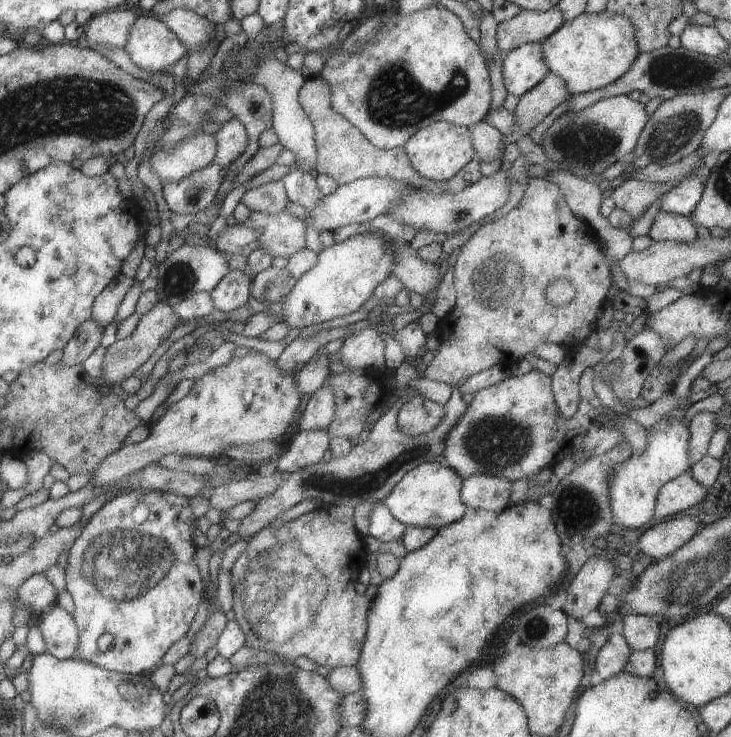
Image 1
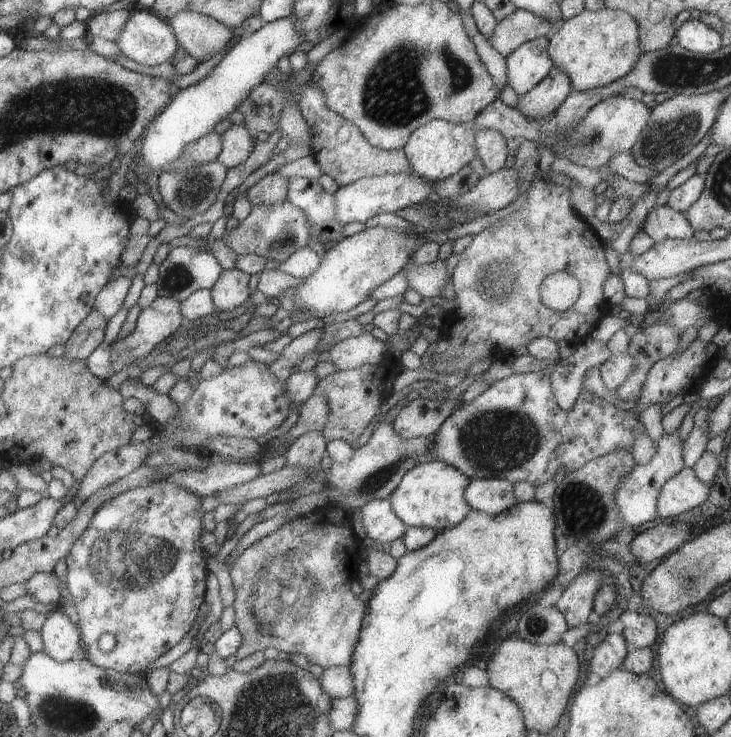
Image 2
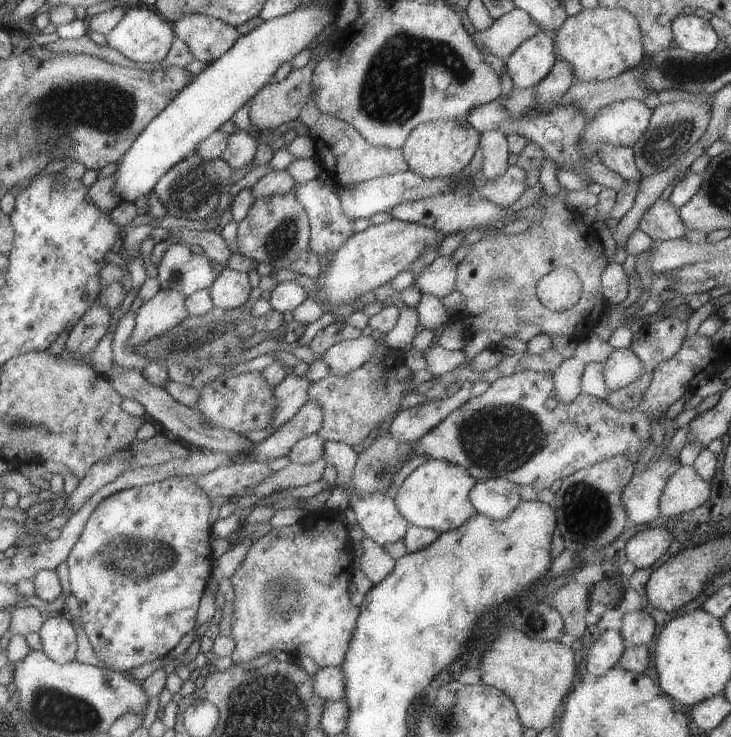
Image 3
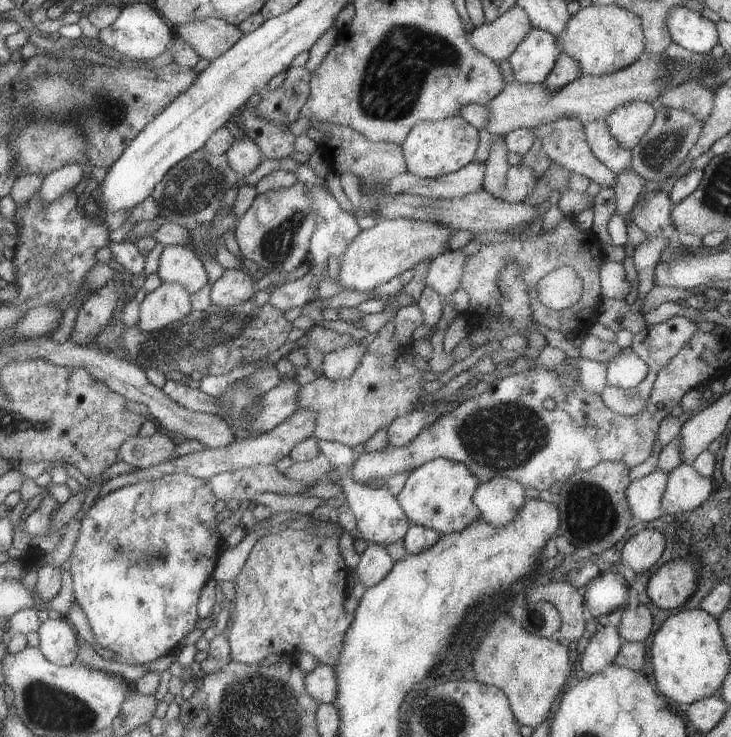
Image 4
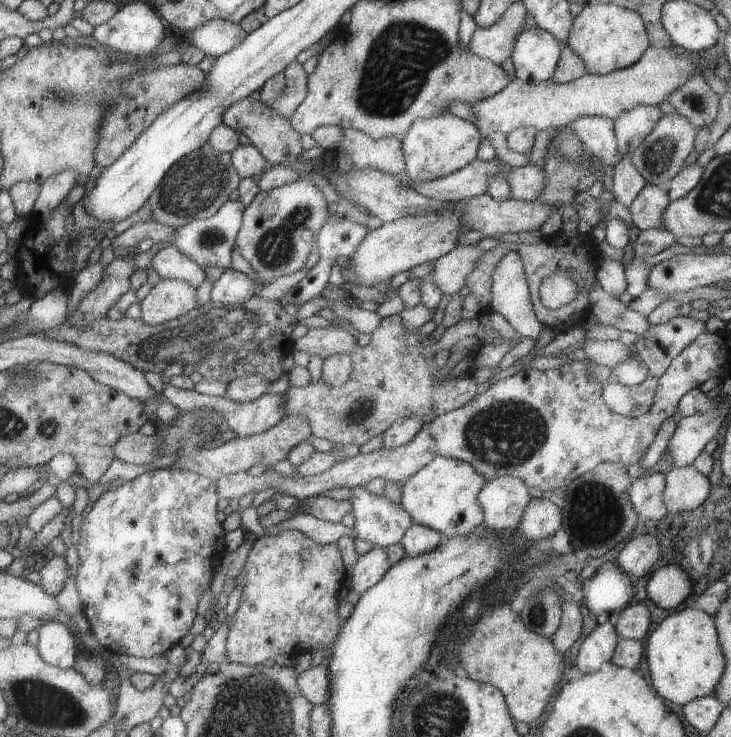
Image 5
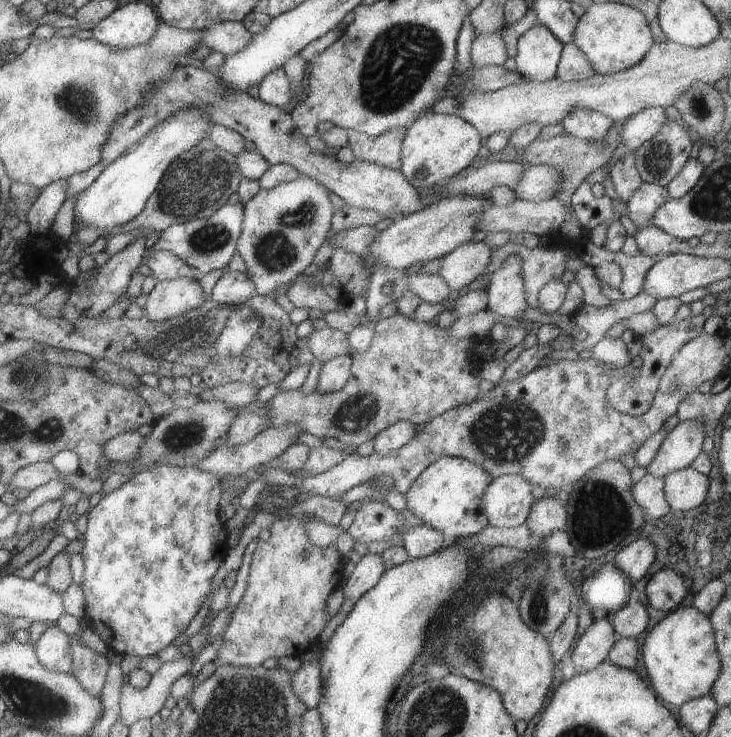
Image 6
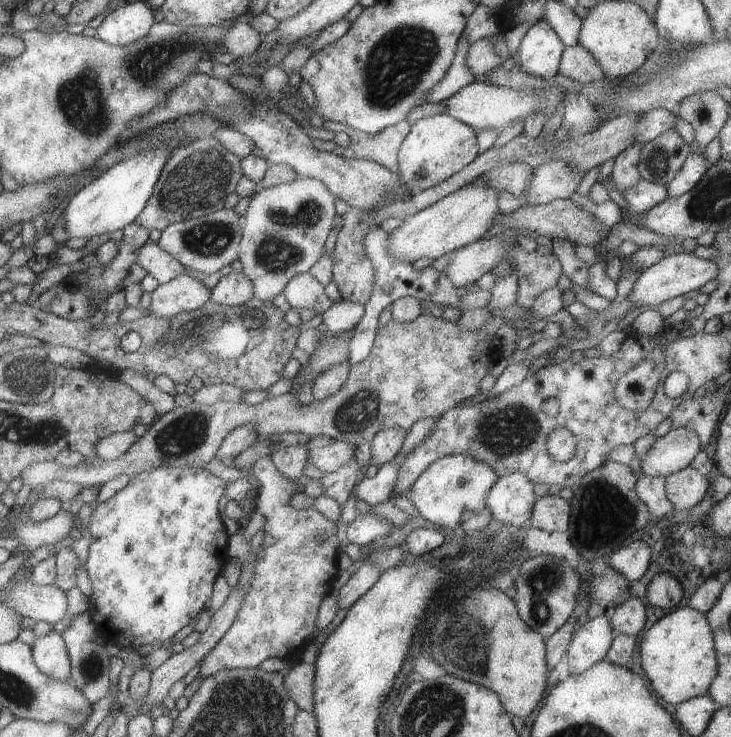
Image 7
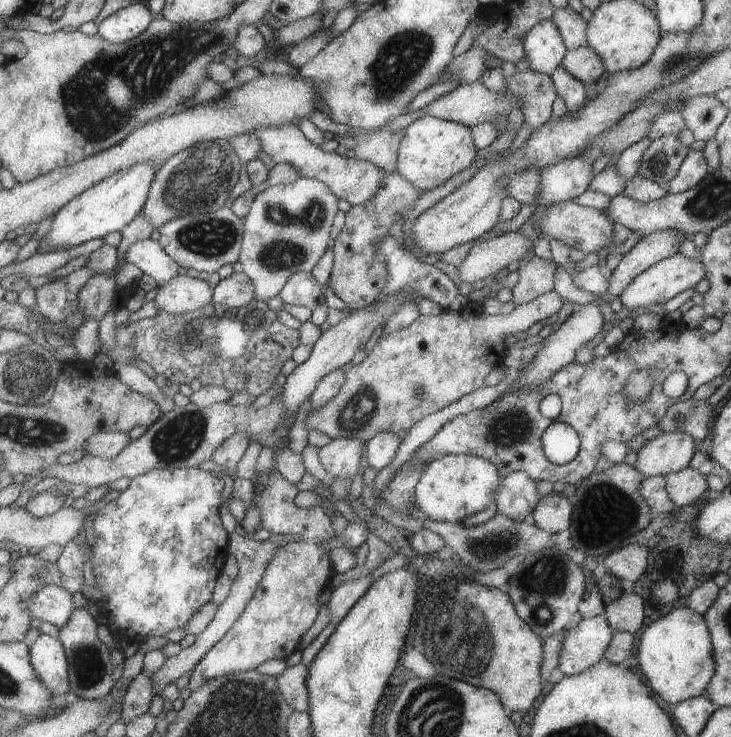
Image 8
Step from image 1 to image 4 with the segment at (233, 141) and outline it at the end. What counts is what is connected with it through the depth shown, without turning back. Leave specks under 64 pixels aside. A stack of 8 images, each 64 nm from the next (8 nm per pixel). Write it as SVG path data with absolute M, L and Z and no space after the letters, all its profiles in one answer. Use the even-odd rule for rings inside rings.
M248 136L234 139L226 154L230 166L236 171L240 179L256 170L265 159L258 145Z

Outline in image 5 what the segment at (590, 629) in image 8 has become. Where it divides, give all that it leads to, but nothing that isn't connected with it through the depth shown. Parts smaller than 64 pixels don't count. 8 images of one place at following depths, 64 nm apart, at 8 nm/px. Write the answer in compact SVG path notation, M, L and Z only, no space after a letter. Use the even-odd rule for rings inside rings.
M609 621L596 625L585 638L576 657L578 669L583 674L596 672L608 662L616 650L620 636Z

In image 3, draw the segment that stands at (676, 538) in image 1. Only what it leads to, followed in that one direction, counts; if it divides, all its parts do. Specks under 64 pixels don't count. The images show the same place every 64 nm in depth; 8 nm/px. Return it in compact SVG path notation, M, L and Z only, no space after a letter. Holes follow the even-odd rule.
M655 527L640 531L628 540L625 548L626 558L636 566L636 569L649 568L670 548L672 540L672 532L665 528Z

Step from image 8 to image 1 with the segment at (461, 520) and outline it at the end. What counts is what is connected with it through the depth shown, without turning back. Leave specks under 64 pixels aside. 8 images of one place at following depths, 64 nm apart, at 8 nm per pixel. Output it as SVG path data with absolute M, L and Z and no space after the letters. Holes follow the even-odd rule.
M428 461L407 472L383 502L392 516L407 526L439 529L465 516L468 506L462 502L462 484L464 478L454 468Z

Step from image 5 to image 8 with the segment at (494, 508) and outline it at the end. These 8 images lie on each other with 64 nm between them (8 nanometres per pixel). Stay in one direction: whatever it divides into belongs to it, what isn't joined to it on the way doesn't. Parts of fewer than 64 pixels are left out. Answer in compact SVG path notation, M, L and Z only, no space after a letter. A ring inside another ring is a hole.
M516 471L502 479L498 492L494 494L494 502L500 514L516 522L522 522L531 519L540 497L536 481L526 472Z

